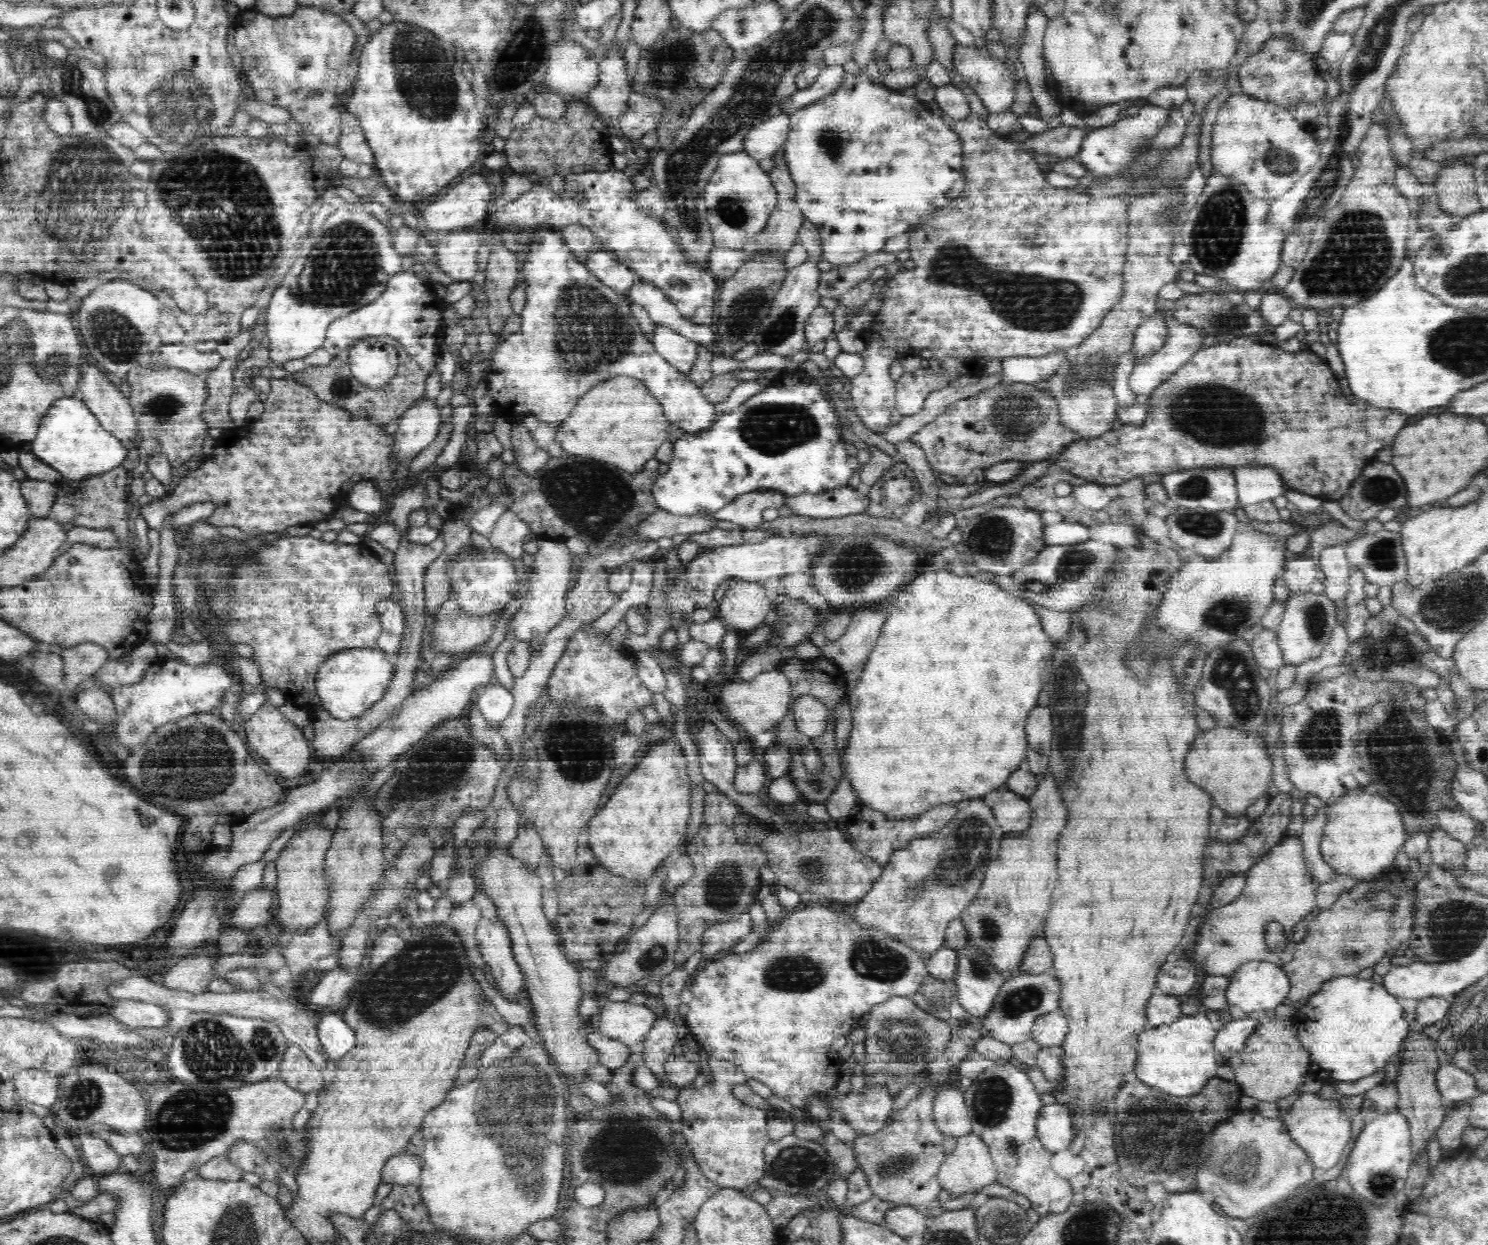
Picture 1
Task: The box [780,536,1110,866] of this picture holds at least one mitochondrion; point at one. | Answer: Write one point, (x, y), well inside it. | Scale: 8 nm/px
(1069, 690)

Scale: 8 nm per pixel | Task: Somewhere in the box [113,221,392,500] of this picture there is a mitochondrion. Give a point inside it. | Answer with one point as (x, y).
(162, 407)

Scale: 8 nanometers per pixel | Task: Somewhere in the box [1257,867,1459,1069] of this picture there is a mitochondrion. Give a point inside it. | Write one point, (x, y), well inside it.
(1346, 954)

